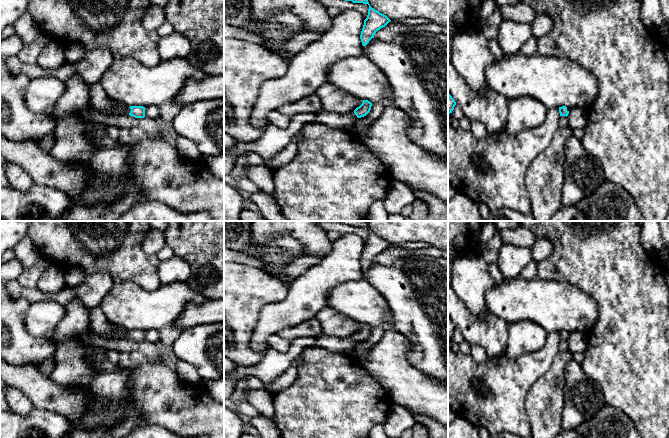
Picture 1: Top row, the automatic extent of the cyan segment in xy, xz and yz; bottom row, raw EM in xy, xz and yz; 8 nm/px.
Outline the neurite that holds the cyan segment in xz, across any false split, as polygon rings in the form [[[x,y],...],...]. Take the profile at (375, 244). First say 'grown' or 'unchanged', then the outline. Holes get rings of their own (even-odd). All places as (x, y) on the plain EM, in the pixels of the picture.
unchanged; [[[340,221],[345,225],[353,227],[368,228],[368,239],[364,244],[364,249],[361,255],[360,263],[363,270],[366,270],[369,265],[374,262],[375,257],[385,251],[391,244],[384,238],[372,232],[366,221]]]

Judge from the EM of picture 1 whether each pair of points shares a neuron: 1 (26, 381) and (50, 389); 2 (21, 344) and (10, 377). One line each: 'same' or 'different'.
1: same
2: different

